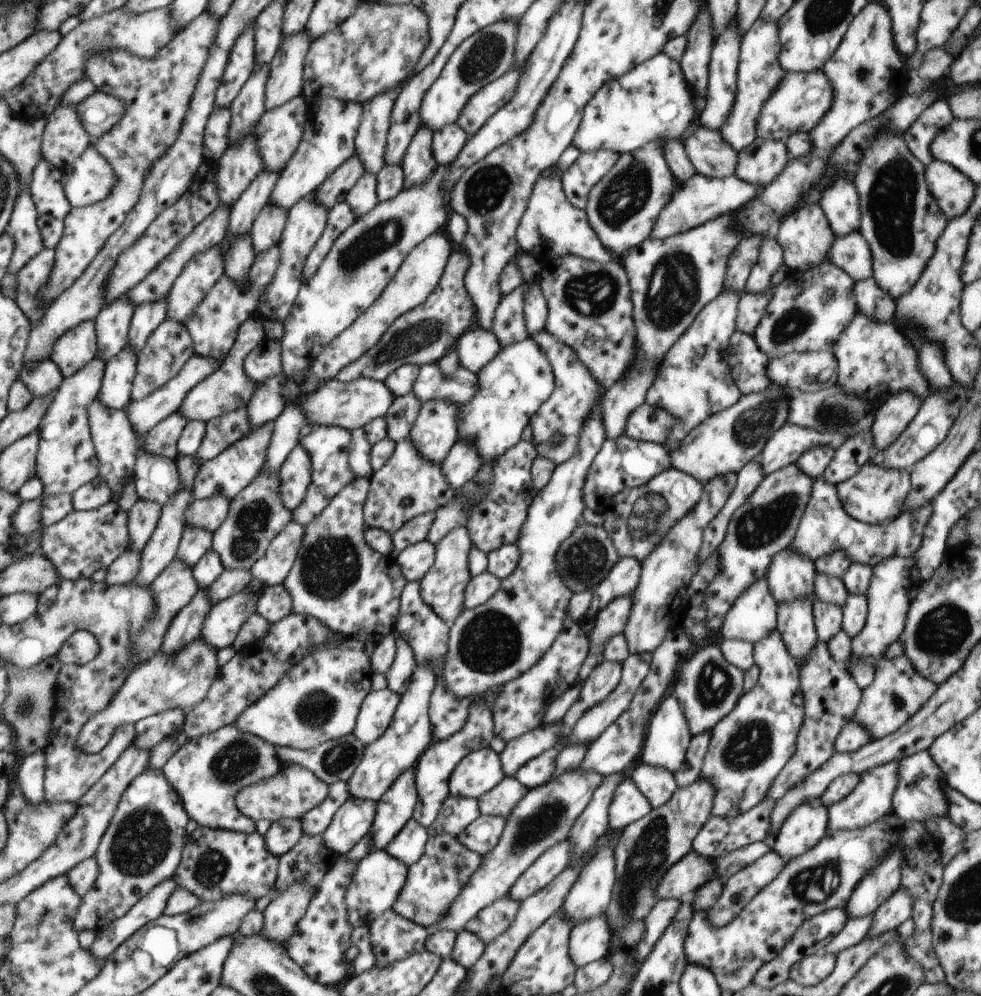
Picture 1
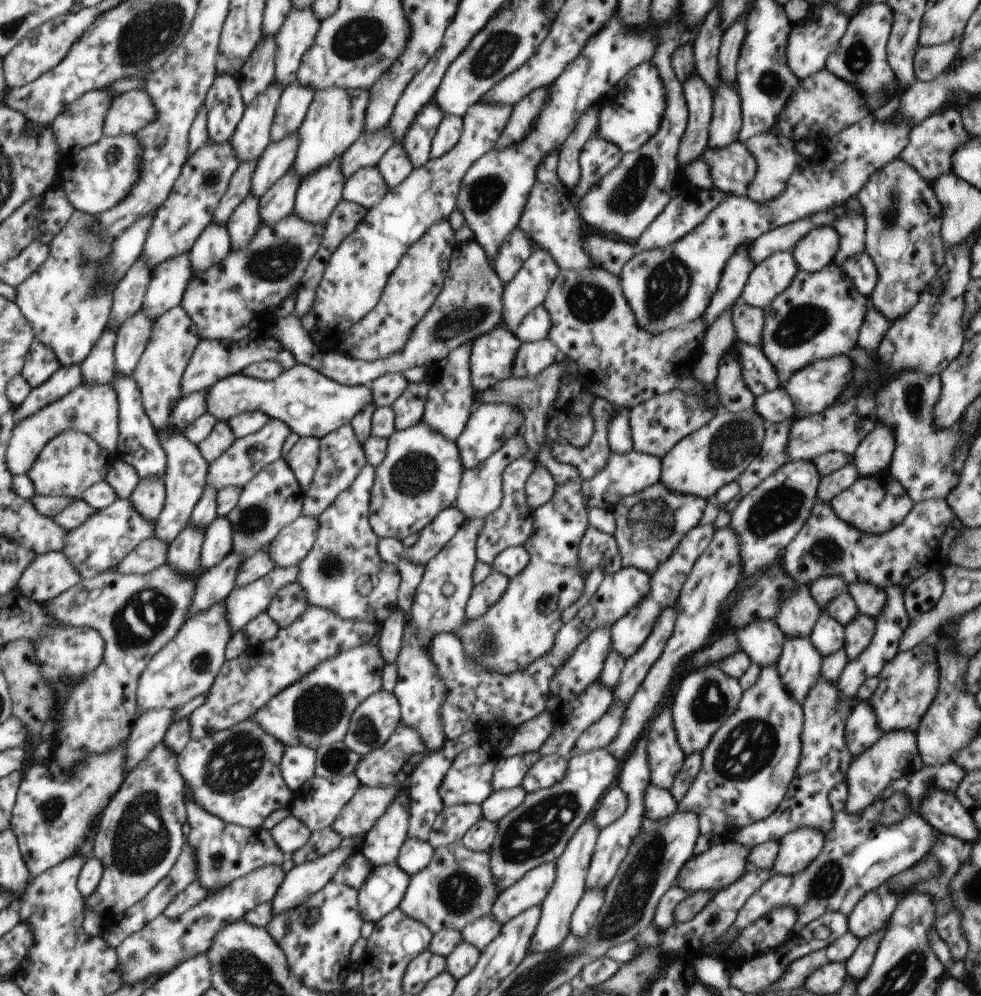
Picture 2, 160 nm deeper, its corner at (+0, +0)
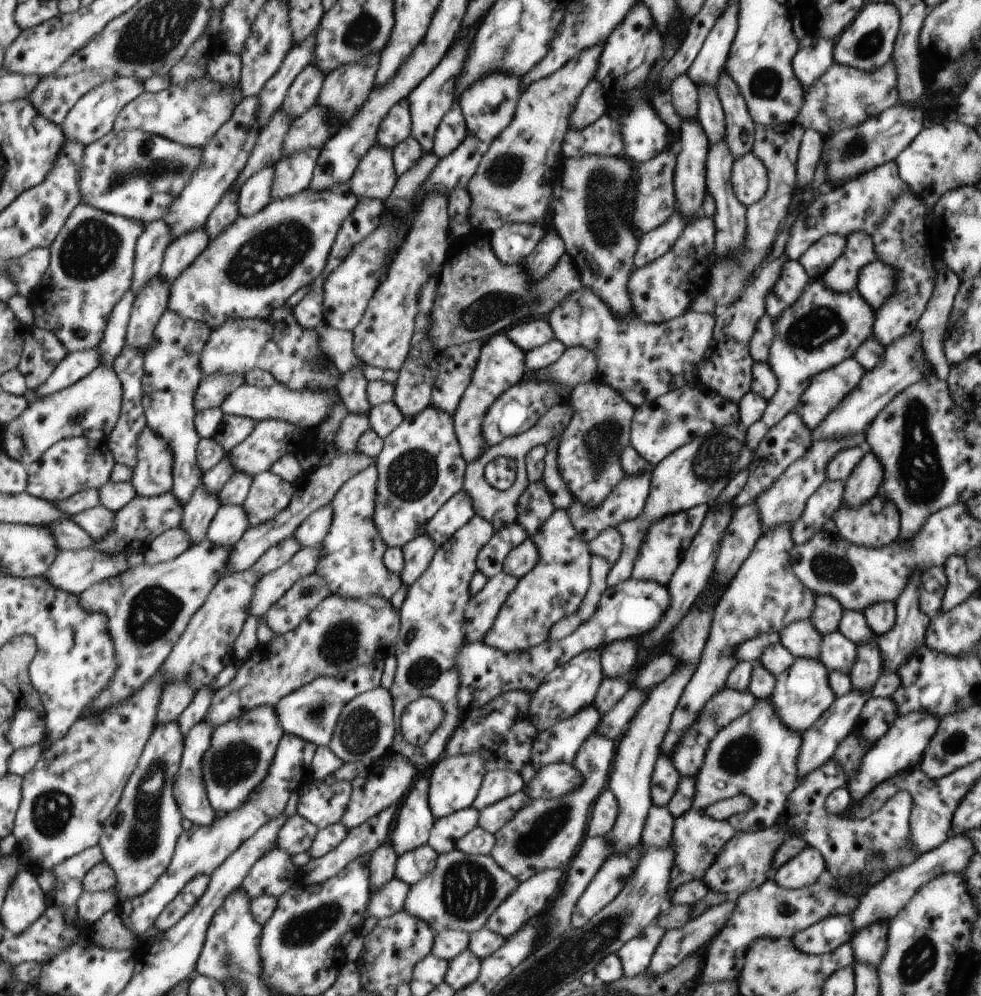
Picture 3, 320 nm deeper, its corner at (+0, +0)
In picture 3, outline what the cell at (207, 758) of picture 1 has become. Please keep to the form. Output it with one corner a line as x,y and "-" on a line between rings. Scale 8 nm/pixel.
270,706
252,708
246,715
240,716
240,720
215,728
210,738
210,748
200,762
206,794
214,813
228,814
248,802
252,790
266,778
282,736
282,726
276,718
274,707

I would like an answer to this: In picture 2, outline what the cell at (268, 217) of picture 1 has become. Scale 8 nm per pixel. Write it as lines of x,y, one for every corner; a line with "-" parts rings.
290,168
276,184
272,184
266,194
259,198
258,212
262,224
274,226
282,218
293,213
296,194
300,187
300,176

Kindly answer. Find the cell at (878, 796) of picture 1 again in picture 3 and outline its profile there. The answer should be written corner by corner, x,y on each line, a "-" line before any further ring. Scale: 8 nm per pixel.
910,712
904,714
892,724
892,727
878,738
868,752
864,752
864,758
860,762
860,768
856,770
856,776
850,778
847,789
854,803
863,800
874,788
882,782
901,774
920,768
924,750
932,736
936,734
940,724
940,717
928,712

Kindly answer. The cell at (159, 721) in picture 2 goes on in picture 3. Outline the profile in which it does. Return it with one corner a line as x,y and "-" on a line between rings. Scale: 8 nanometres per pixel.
172,682
161,695
160,705
156,710
155,728
160,724
177,722
180,714
186,710
195,696
194,688
186,682

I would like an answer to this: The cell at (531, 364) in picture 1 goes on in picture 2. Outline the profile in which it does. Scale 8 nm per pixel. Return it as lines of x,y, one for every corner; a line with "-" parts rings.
549,339
522,343
512,364
512,378
536,376
554,364
560,354

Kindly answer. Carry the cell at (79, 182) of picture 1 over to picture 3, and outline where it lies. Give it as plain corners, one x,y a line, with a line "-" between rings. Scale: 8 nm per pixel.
144,130
111,131
104,138
84,148
79,183
81,203
95,206
114,216
142,220
143,223
161,220
168,212
172,200
190,184
192,174
202,164
202,152
202,147
188,147
156,134
148,134

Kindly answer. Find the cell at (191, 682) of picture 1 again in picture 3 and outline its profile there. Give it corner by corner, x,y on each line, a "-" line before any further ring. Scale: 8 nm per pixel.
251,569
235,572
223,578
212,588
202,607
190,618
185,632
174,647
168,658
162,662
159,671
162,672
162,692
172,682
186,682
198,692
200,688
210,685
226,666
236,661
234,642
242,631
245,621
249,618
248,606
260,580

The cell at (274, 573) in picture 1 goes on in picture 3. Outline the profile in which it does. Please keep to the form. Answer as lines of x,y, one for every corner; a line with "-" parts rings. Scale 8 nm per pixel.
330,505
324,506
312,512
291,535
300,548
312,548
324,541
332,526
333,512

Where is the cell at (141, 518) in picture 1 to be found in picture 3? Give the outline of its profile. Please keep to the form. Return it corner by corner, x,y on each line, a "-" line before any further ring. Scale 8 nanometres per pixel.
148,426
138,436
138,464
131,484
138,496
154,498
172,491
172,464
175,458
168,444

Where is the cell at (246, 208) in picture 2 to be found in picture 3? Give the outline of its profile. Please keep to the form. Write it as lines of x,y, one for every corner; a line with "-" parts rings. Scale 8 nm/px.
274,167
264,168
246,180
244,186
239,190
239,216
258,214
271,202
272,180
274,180

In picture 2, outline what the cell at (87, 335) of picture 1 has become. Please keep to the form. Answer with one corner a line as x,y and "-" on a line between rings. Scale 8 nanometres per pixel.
75,211
49,243
46,261
16,286
15,304
32,326
33,336
50,348
61,366
84,363
106,331
115,290
96,282
100,266
112,252
110,238
92,234
94,215

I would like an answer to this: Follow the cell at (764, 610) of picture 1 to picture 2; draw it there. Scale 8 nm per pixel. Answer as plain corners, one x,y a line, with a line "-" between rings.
756,620
738,630
731,628
731,631
736,634
741,650
748,654
751,662
760,667
778,663
785,637
776,620

